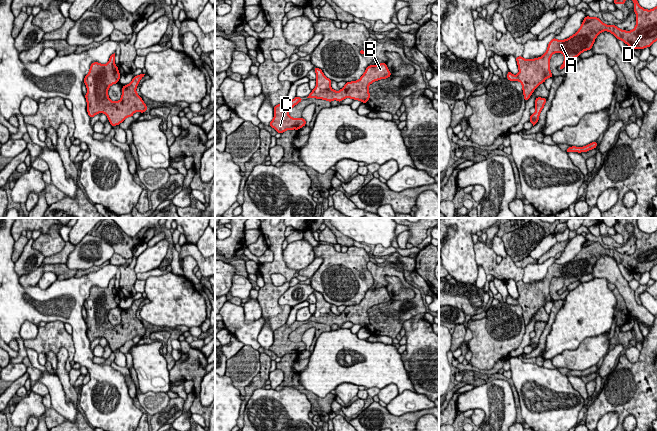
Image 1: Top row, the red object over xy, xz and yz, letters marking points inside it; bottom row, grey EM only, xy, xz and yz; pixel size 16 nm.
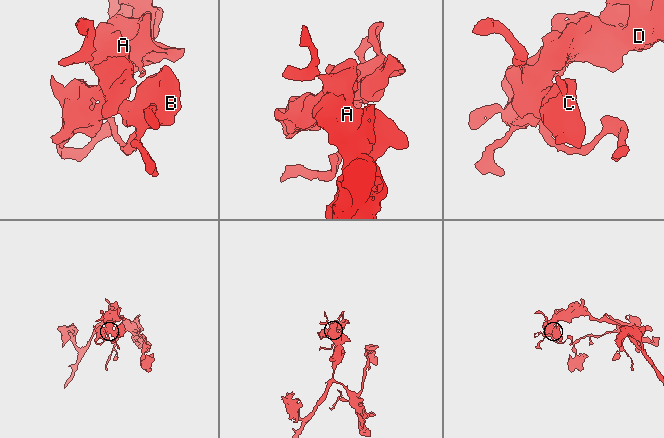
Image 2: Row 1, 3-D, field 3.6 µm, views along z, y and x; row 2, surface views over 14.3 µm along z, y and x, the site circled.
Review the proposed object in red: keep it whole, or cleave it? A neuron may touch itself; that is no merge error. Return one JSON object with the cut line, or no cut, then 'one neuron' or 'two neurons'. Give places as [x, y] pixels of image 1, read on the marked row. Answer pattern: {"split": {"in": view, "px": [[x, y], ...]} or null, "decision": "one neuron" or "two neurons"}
{"split": null, "decision": "one neuron"}

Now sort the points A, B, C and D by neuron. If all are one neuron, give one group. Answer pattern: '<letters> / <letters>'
A B C D

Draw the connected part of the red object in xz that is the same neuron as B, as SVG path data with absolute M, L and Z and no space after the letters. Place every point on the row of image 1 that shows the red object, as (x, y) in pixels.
M386 63L370 65L359 80L346 82L340 91L335 91L331 88L332 80L327 78L321 69L314 67L314 70L316 73L316 87L307 98L322 99L329 102L333 100L341 102L345 98L351 98L359 100L362 103L367 103L370 98L369 85L374 81L391 76Z

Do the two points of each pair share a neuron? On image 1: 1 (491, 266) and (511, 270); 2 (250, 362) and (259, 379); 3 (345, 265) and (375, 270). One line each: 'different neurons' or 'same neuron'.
1: same neuron
2: different neurons
3: different neurons

